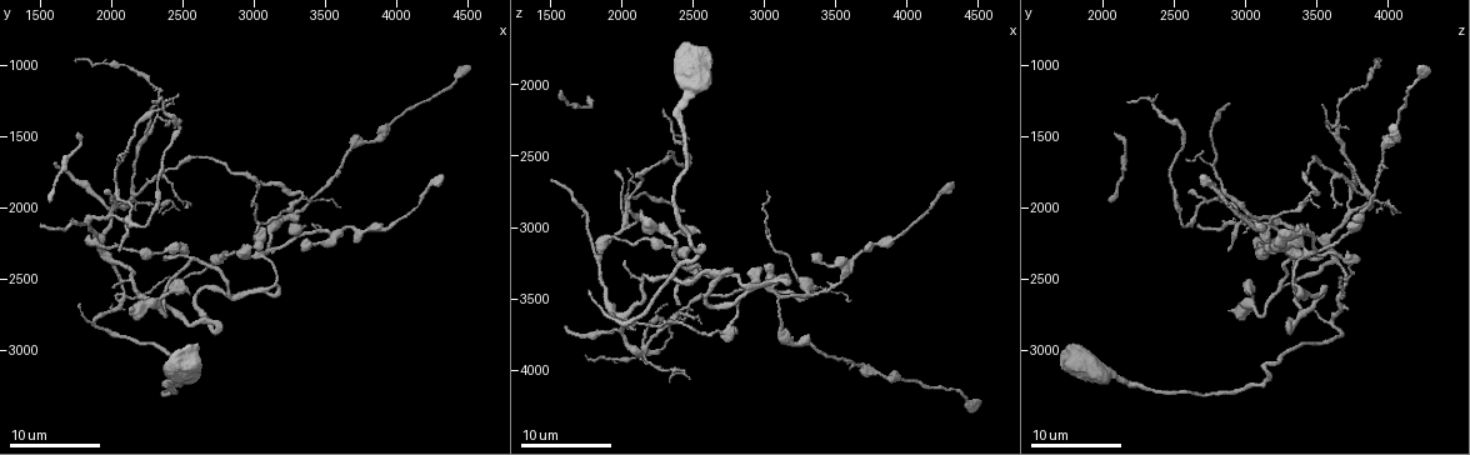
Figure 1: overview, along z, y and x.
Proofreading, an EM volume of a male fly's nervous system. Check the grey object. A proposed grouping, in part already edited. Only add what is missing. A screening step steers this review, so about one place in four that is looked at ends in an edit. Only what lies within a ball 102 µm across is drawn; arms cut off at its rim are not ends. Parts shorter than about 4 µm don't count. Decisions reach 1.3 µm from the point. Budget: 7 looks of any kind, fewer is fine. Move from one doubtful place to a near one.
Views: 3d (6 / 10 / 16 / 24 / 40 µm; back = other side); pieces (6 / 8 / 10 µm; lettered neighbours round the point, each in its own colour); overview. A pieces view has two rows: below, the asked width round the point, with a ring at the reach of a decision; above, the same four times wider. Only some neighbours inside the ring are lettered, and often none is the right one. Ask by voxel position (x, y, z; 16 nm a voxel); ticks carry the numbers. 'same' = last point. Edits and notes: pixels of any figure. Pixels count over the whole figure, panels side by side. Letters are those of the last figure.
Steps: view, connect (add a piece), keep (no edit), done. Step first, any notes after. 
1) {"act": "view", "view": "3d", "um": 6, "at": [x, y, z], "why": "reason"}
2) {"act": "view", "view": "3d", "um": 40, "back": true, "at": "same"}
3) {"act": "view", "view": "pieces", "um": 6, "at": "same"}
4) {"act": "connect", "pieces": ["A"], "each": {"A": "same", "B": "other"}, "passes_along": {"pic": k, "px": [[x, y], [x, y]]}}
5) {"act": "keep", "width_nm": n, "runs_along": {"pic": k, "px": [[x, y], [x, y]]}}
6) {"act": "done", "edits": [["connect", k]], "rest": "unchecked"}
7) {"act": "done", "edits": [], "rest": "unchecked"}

{"act": "view", "view": "pieces", "um": 6, "at": [2440, 1260, 2880], "why": "free end"}

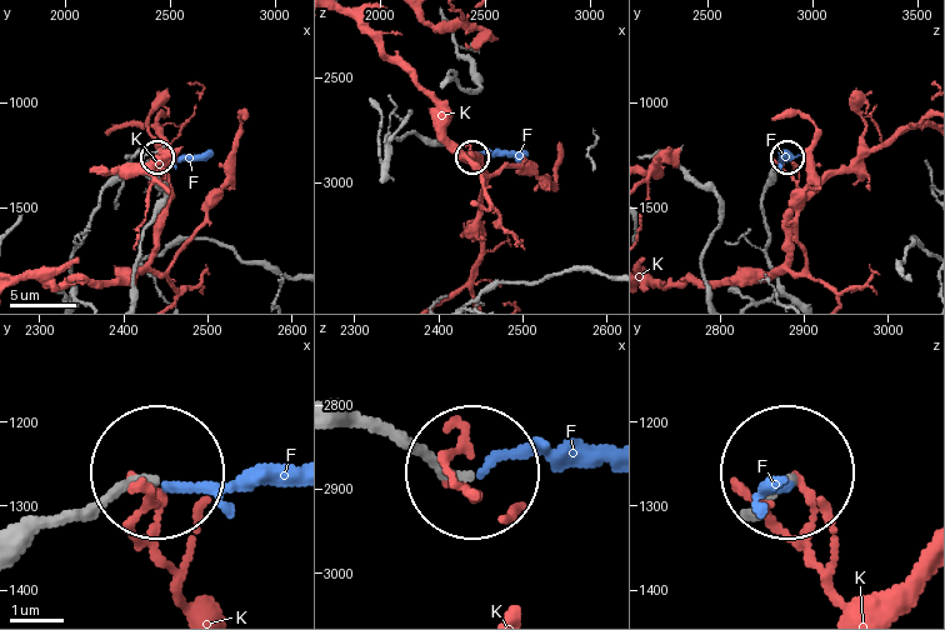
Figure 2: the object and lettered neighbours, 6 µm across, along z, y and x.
{"act": "connect", "pieces": ["F"], "each": {"F": "same", "K": "other"}, "passes_along": {"pic": 2, "px": [[354, 421], [461, 475], [596, 461]]}, "found": "the neuron continues"}

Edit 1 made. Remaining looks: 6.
{"act": "view", "view": "pieces", "um": 6, "at": [2380, 2340, 3540], "why": "an open end"}

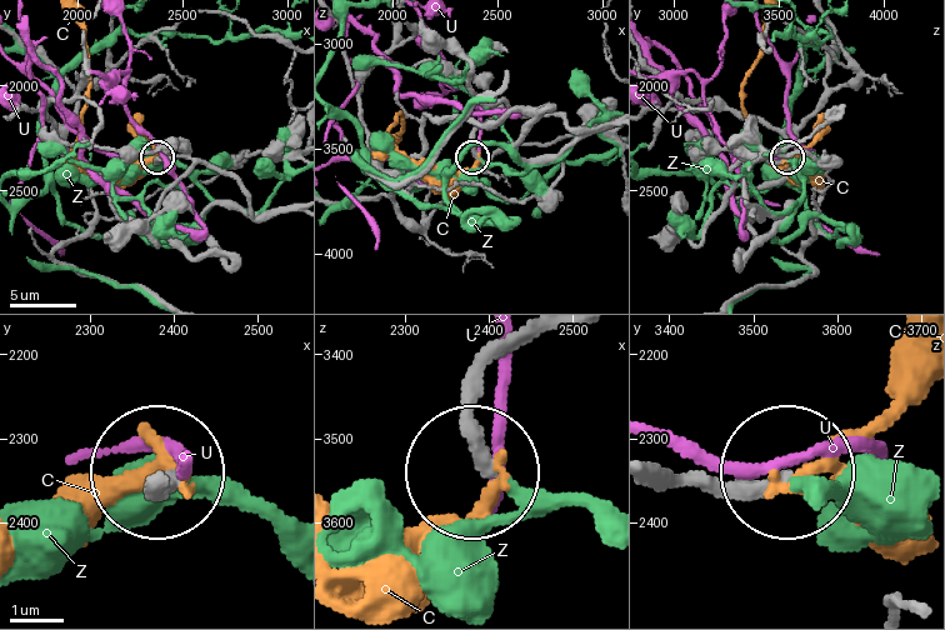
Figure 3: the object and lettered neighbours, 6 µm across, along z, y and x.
{"act": "connect", "pieces": ["C"], "each": {"C": "same", "U": "other", "Z": "other"}, "passes_along": {"pic": 3, "px": [[513, 338], [473, 418], [499, 476], [485, 499], [351, 566]]}, "found": "it goes on there"}

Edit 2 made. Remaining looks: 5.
{"act": "view", "view": "3d", "um": 10, "at": [2080, 2280, 2860]}

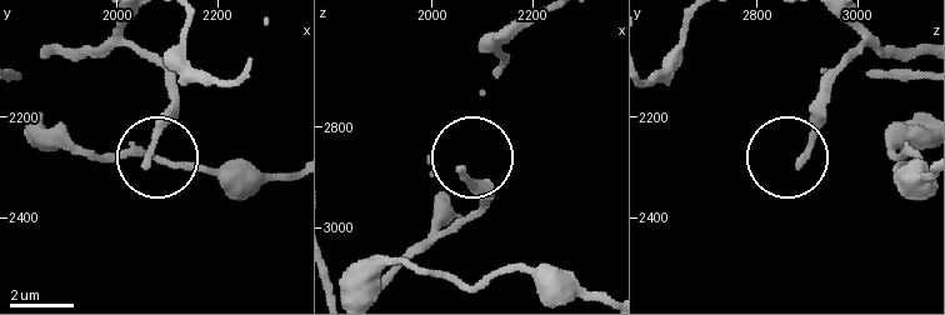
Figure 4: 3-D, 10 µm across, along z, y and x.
{"act": "view", "view": "pieces", "um": 6, "at": [2055, 2295, 2890], "why": "see the neighbours"}

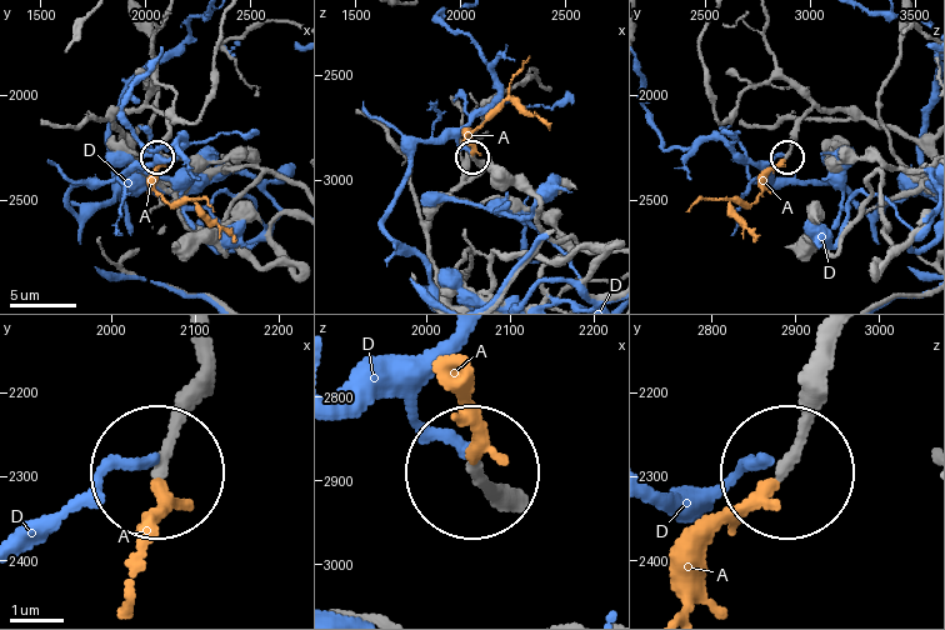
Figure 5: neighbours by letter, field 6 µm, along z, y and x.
{"act": "connect", "pieces": ["A"], "width_nm": 200, "each": {"A": "same", "D": "other"}, "passes_along": {"pic": 5, "px": [[513, 503], [476, 466], [468, 400]]}, "found": "the neuron continues"}

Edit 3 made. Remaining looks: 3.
{"act": "done", "edits": [["connect", 2], ["connect", 3], ["connect", 5]], "rest": "unchecked"}

